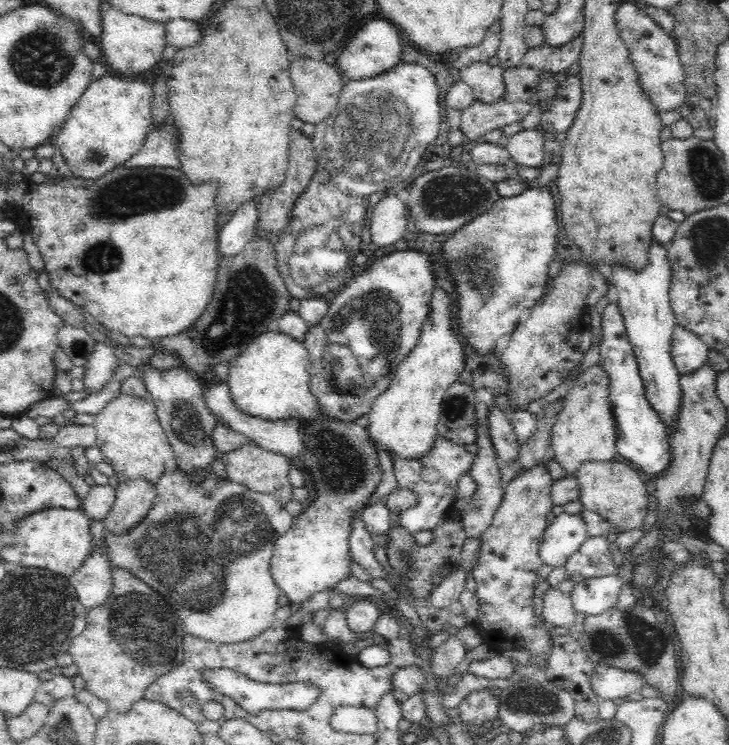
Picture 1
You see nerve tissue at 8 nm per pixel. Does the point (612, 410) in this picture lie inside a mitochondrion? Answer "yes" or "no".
no

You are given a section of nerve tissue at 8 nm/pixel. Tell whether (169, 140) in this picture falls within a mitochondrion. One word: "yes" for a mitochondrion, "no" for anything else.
yes

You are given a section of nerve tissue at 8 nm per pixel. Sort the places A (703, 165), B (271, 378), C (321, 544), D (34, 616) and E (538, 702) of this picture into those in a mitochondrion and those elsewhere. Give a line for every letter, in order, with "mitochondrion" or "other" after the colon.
A: mitochondrion
B: other
C: other
D: mitochondrion
E: mitochondrion

